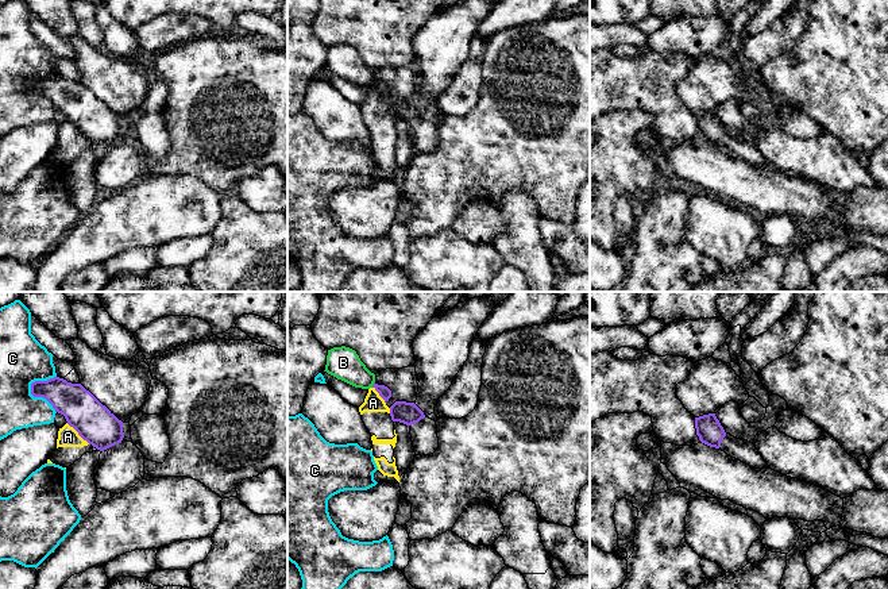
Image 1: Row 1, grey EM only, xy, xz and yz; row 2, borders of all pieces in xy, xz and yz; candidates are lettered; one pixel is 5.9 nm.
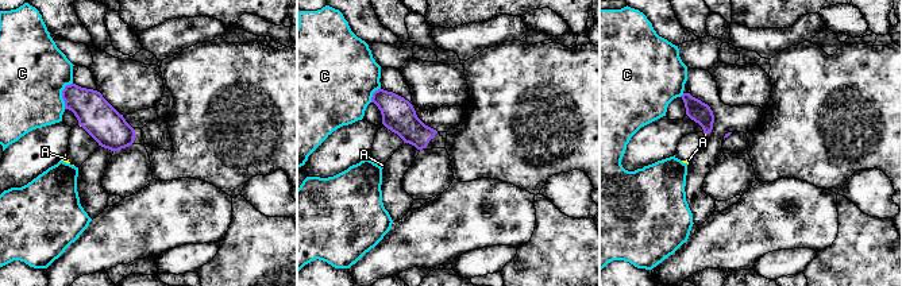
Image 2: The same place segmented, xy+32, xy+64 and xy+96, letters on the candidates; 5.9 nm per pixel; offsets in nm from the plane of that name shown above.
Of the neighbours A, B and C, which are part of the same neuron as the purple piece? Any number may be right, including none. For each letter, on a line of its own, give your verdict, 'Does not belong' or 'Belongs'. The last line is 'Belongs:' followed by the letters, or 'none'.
A: Does not belong
B: Does not belong
C: Does not belong
Belongs: none

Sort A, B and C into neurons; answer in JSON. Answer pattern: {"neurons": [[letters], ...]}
{"neurons": [["A"], ["B"], ["C"]]}

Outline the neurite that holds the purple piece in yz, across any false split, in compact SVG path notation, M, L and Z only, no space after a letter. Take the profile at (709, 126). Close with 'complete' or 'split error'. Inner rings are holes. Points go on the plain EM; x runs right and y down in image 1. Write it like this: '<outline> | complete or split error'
M715 111L695 115L695 126L699 138L710 145L721 146L731 155L736 155L750 165L765 166L764 158L756 143L726 131Z | split error

